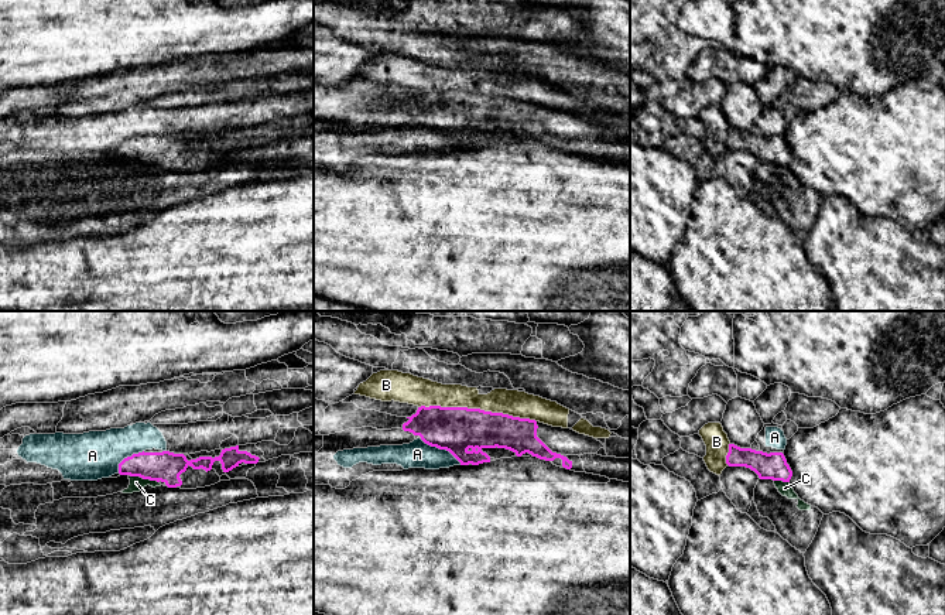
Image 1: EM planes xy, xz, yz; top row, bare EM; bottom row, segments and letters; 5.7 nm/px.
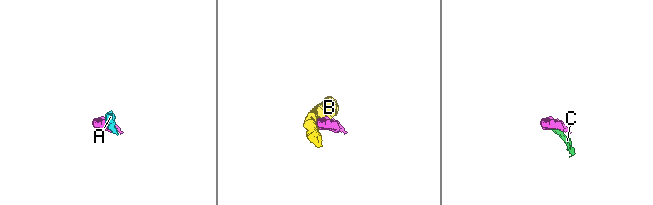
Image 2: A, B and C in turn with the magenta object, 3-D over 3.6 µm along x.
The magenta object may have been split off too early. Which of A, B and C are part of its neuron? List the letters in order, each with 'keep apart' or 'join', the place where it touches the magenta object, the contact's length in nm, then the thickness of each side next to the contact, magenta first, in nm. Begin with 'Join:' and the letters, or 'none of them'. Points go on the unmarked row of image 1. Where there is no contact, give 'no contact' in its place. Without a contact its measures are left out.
Join: none of them
A: keep apart; meets magenta in xz at (441, 132); contact 280 nm long; 260 nm thick on the magenta side, 160 nm on the other
B: keep apart; meets magenta in xz at (478, 92); contact 700 nm long; 260 nm thick on the magenta side, 150 nm on the other
C: keep apart; meets magenta in xy at (144, 161); contact 180 nm long; 170 nm thick on the magenta side, 80 nm on the other

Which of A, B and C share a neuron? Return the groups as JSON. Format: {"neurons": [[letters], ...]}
{"neurons": [["A"], ["B"], ["C"]]}

